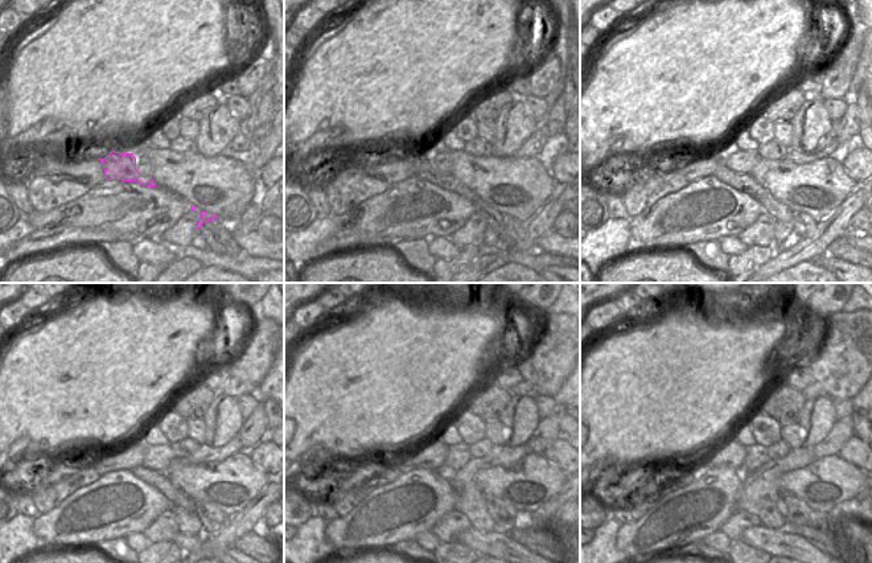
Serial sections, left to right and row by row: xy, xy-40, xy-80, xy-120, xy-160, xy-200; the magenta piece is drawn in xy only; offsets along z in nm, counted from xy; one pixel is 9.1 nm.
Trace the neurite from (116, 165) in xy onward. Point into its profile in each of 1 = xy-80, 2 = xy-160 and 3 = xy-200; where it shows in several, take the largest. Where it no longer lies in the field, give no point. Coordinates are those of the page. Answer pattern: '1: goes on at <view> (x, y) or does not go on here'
1: goes on at xy-80 (744, 183)
2: goes on at xy-160 (513, 520)
3: goes on at xy-200 (809, 517)

